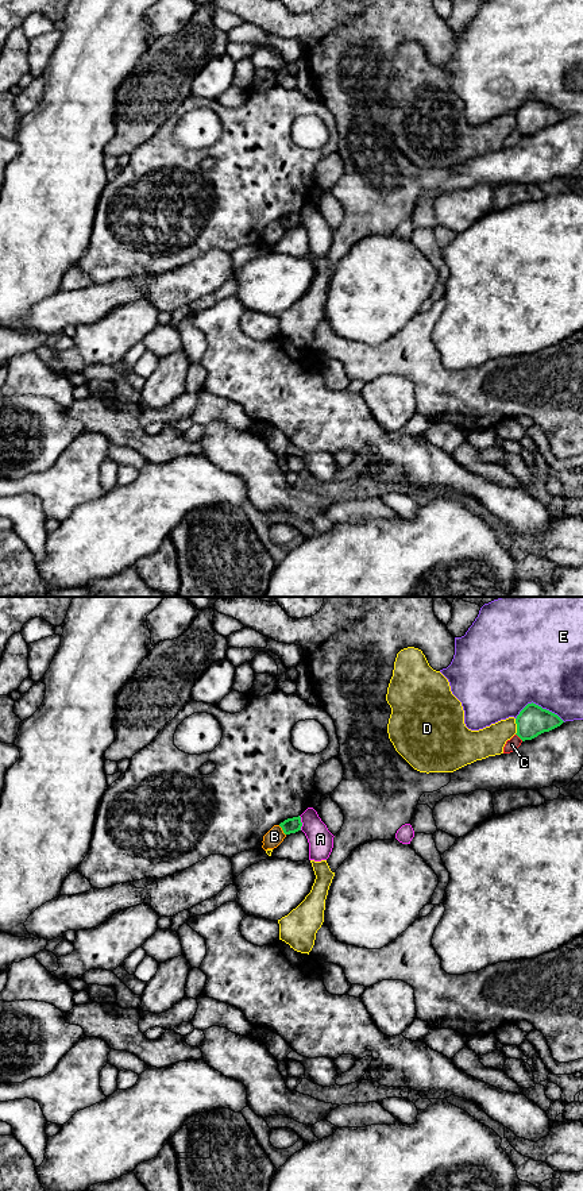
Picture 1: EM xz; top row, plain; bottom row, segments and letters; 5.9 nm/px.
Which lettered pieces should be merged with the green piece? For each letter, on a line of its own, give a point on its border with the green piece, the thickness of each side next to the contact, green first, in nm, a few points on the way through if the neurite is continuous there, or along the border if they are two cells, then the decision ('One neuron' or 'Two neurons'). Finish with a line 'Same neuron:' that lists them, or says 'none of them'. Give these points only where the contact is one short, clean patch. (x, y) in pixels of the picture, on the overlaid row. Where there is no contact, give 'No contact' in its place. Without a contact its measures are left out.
A: Touches green at xz (301, 823). Thickness 90 nm (green) against 150 nm. Two neurons
B: Touches green at xz (282, 829). Thickness 90 nm (green) against 100 nm. Boundary: xz (278, 825), (285, 835). Two neurons
C: Touches green at xz (520, 737). Thickness 180 nm (green) against 70 nm. Two neurons
D: Touches green at xz (517, 727). Thickness 180 nm (green) against 180 nm. Two neurons
E: Touches green at xz (540, 706). Thickness 180 nm (green) against 460 nm. Two neurons
Same neuron: none of them

